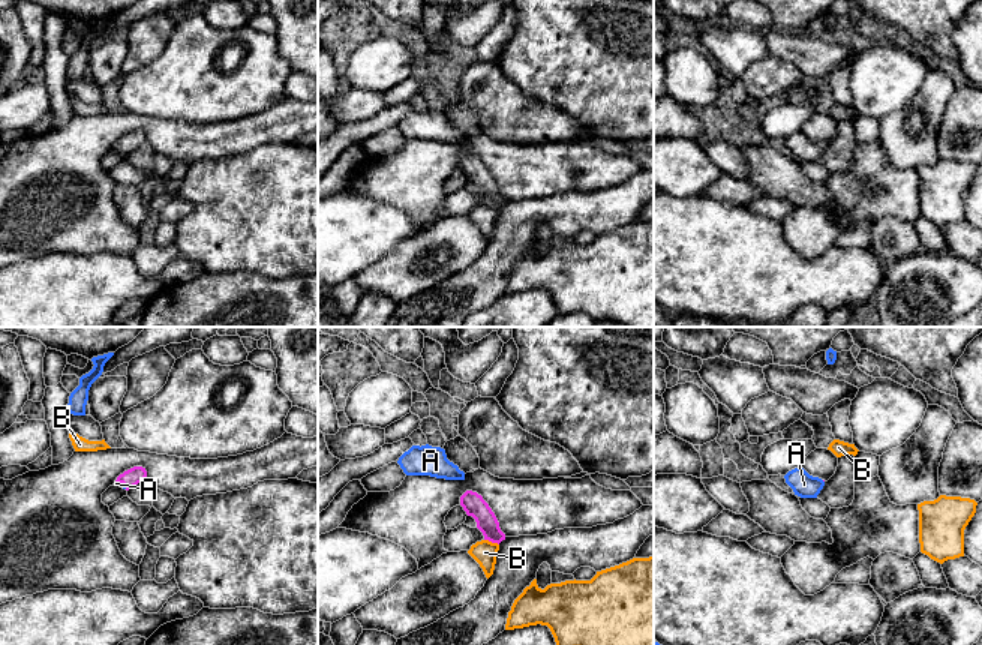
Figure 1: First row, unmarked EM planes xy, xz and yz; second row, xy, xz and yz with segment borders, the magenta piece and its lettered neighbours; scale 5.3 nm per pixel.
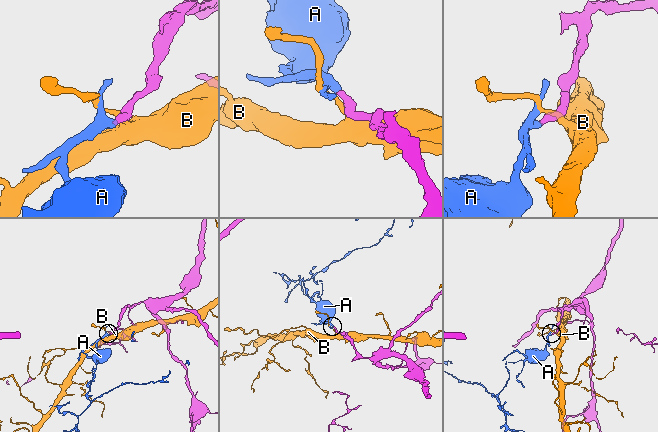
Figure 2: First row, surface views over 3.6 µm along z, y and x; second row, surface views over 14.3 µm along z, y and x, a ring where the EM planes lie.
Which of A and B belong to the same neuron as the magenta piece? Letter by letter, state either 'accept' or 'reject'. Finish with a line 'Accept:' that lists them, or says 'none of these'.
A: accept
B: reject
Accept: A

